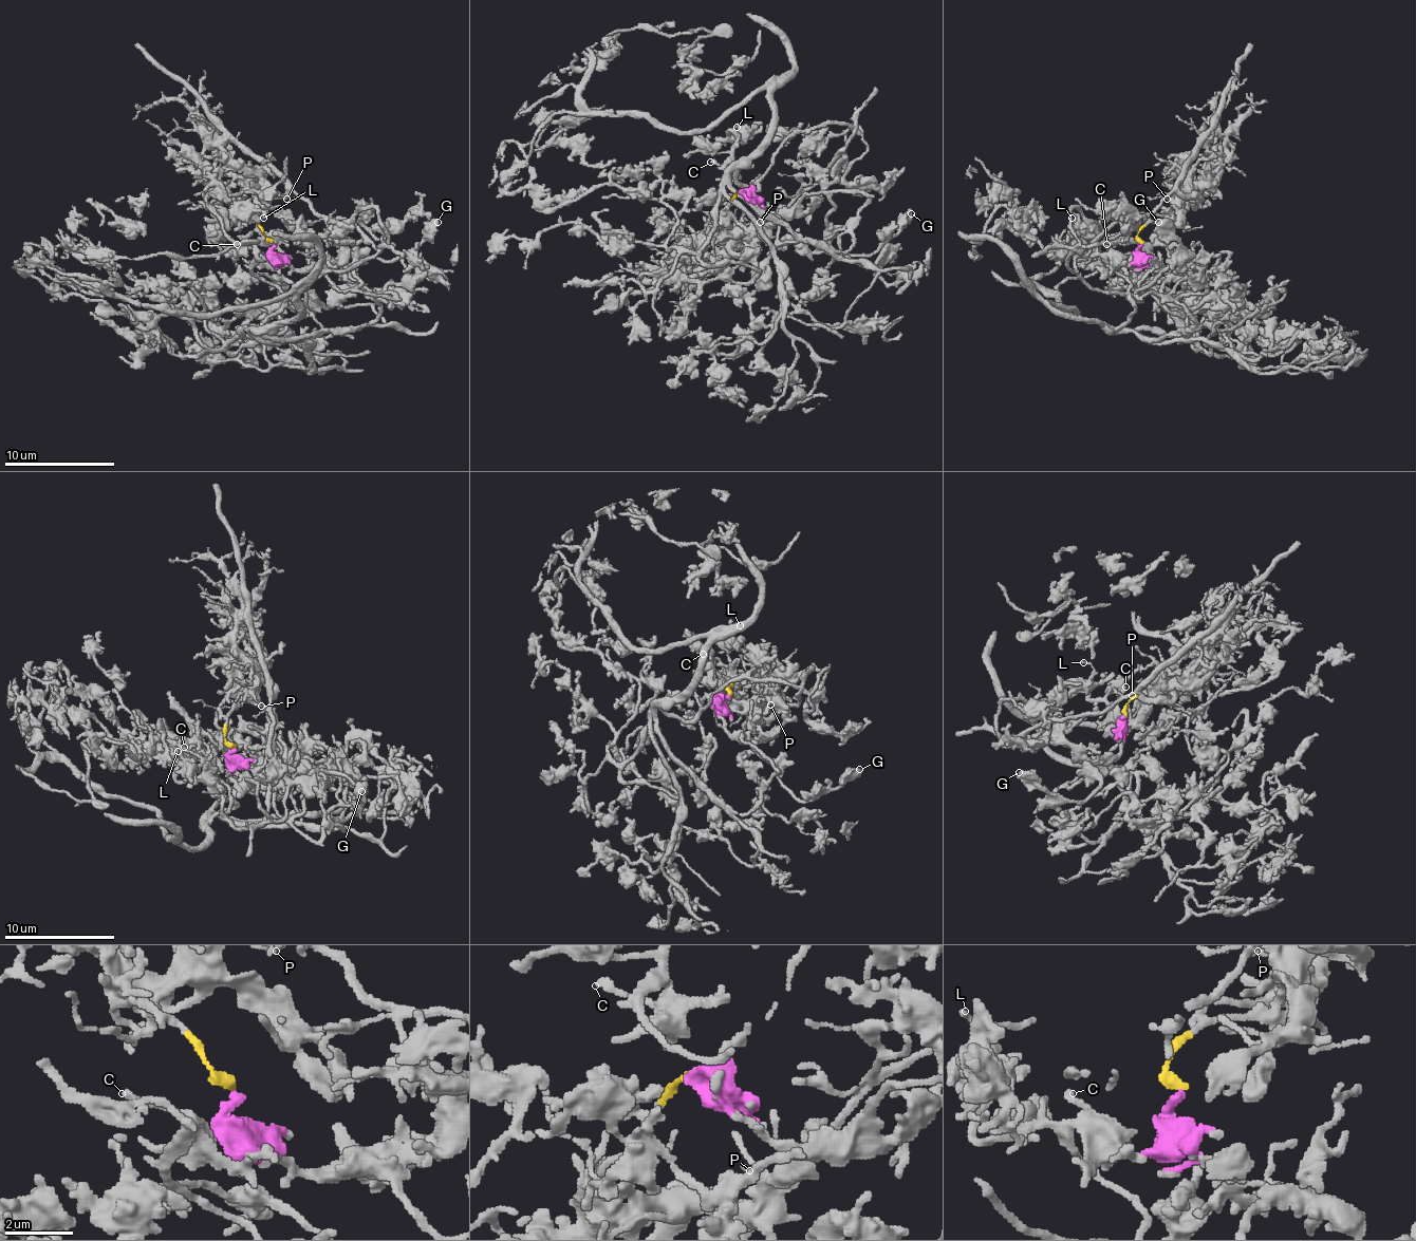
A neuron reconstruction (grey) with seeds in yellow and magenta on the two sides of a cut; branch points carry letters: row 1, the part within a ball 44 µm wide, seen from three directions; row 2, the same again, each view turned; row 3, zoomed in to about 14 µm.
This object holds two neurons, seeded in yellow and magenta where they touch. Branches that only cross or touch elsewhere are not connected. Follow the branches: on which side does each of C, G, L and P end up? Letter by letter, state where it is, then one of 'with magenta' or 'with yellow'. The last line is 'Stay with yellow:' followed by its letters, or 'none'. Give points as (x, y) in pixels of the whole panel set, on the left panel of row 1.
C: at (237, 244); with magenta
G: at (438, 222); with magenta
L: at (263, 218); with magenta
P: at (286, 199); with yellow
Stay with yellow: P

